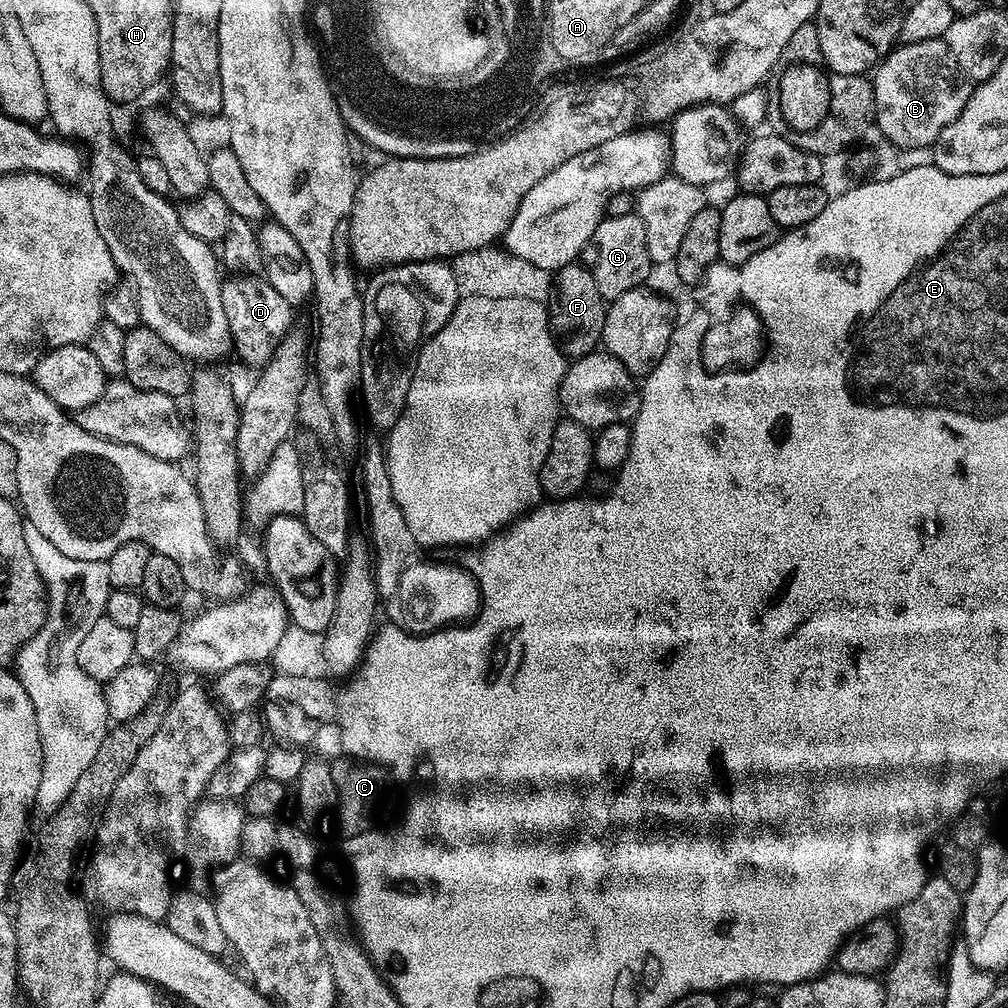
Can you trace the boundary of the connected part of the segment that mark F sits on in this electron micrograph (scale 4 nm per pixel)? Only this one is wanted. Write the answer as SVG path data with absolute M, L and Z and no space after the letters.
M573 262L557 268L551 281L551 295L546 301L548 327L569 357L584 356L597 351L604 338L606 302L598 294L592 269L584 262Z

